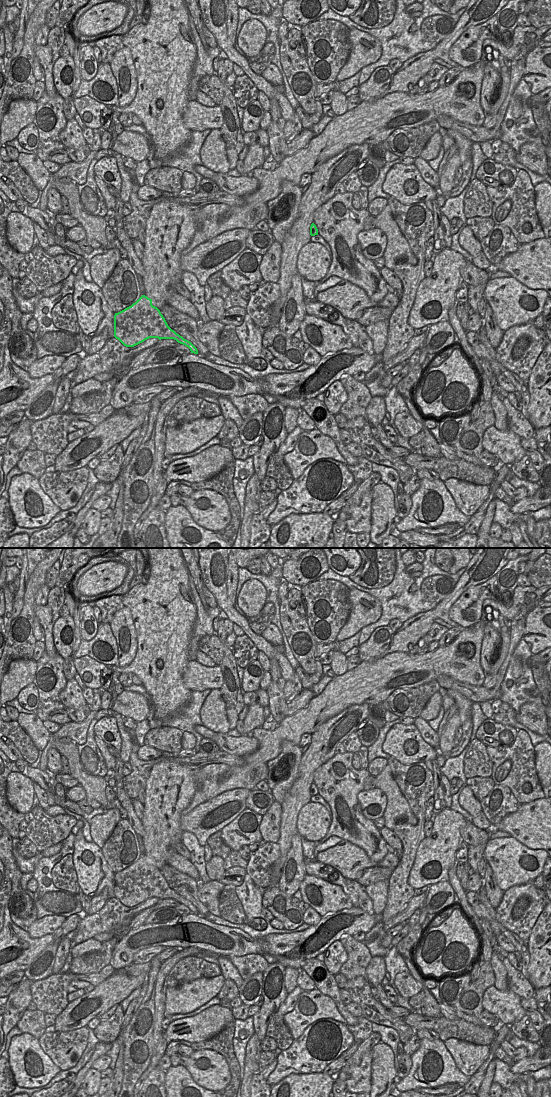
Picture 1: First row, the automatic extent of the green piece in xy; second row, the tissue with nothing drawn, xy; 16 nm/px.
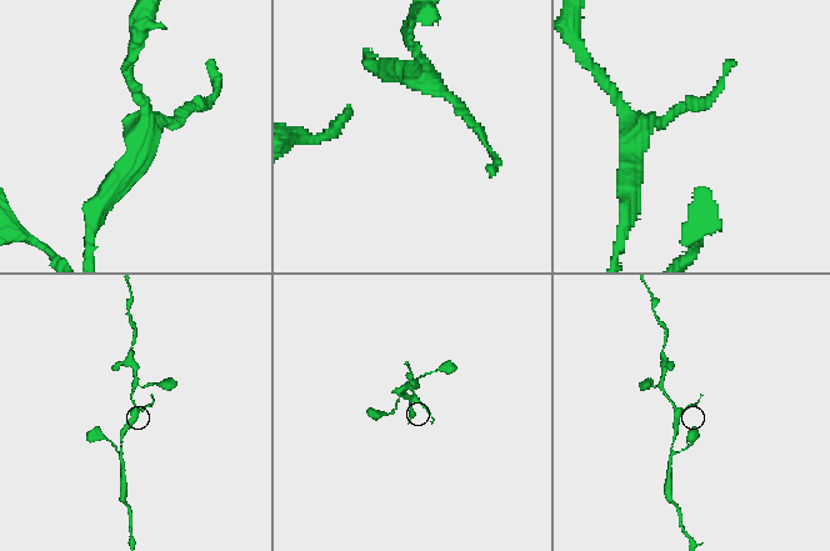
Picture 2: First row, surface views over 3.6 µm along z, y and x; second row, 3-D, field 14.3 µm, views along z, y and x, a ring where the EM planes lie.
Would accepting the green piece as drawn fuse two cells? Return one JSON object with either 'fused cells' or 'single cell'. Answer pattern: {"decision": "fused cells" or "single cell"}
{"decision": "single cell"}

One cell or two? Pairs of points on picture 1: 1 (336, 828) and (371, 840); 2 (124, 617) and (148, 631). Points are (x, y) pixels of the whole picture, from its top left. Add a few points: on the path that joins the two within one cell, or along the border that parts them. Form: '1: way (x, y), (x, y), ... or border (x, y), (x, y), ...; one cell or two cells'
1: way (345, 830), (350, 834), (362, 835); one cell
2: border (124, 605), (131, 614), (137, 646); two cells

